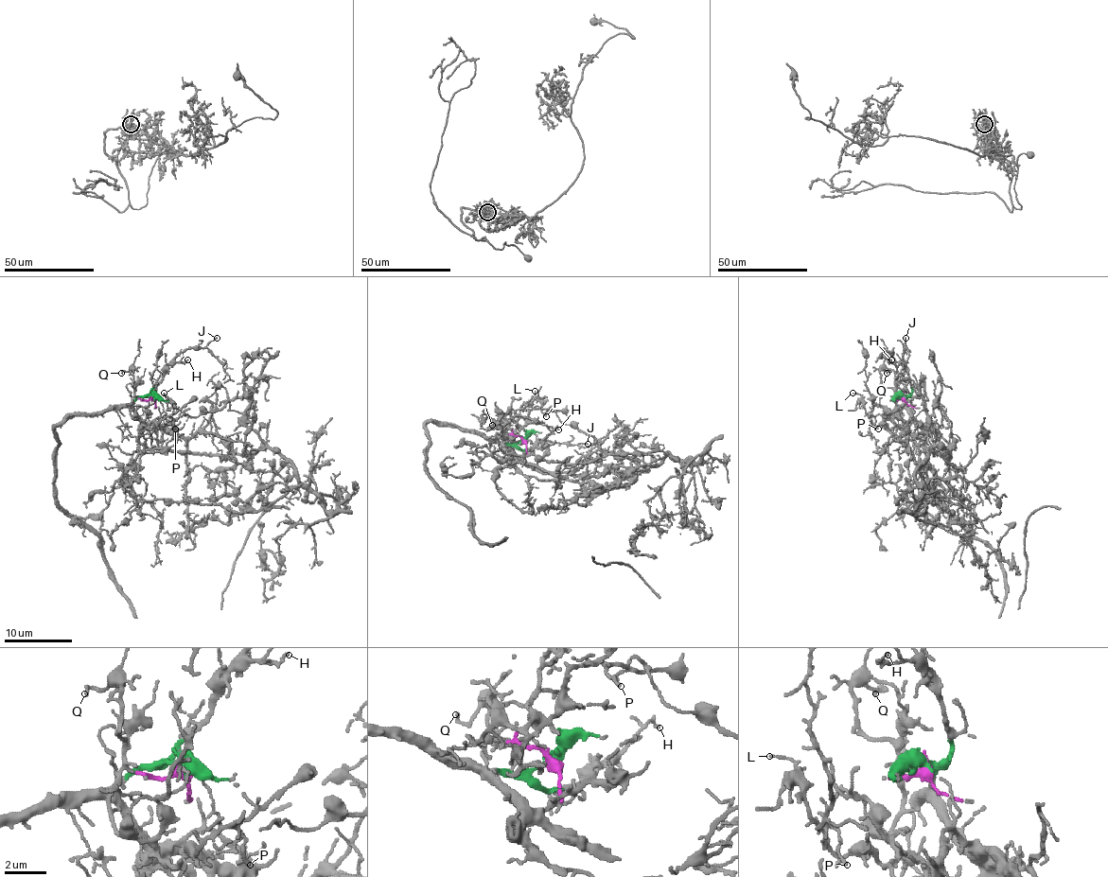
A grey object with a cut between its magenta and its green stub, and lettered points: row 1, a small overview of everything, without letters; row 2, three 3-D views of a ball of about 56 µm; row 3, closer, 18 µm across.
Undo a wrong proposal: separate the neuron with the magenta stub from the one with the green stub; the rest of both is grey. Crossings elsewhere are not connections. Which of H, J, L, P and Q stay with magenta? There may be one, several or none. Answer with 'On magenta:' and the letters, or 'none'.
On magenta: L, P, Q

